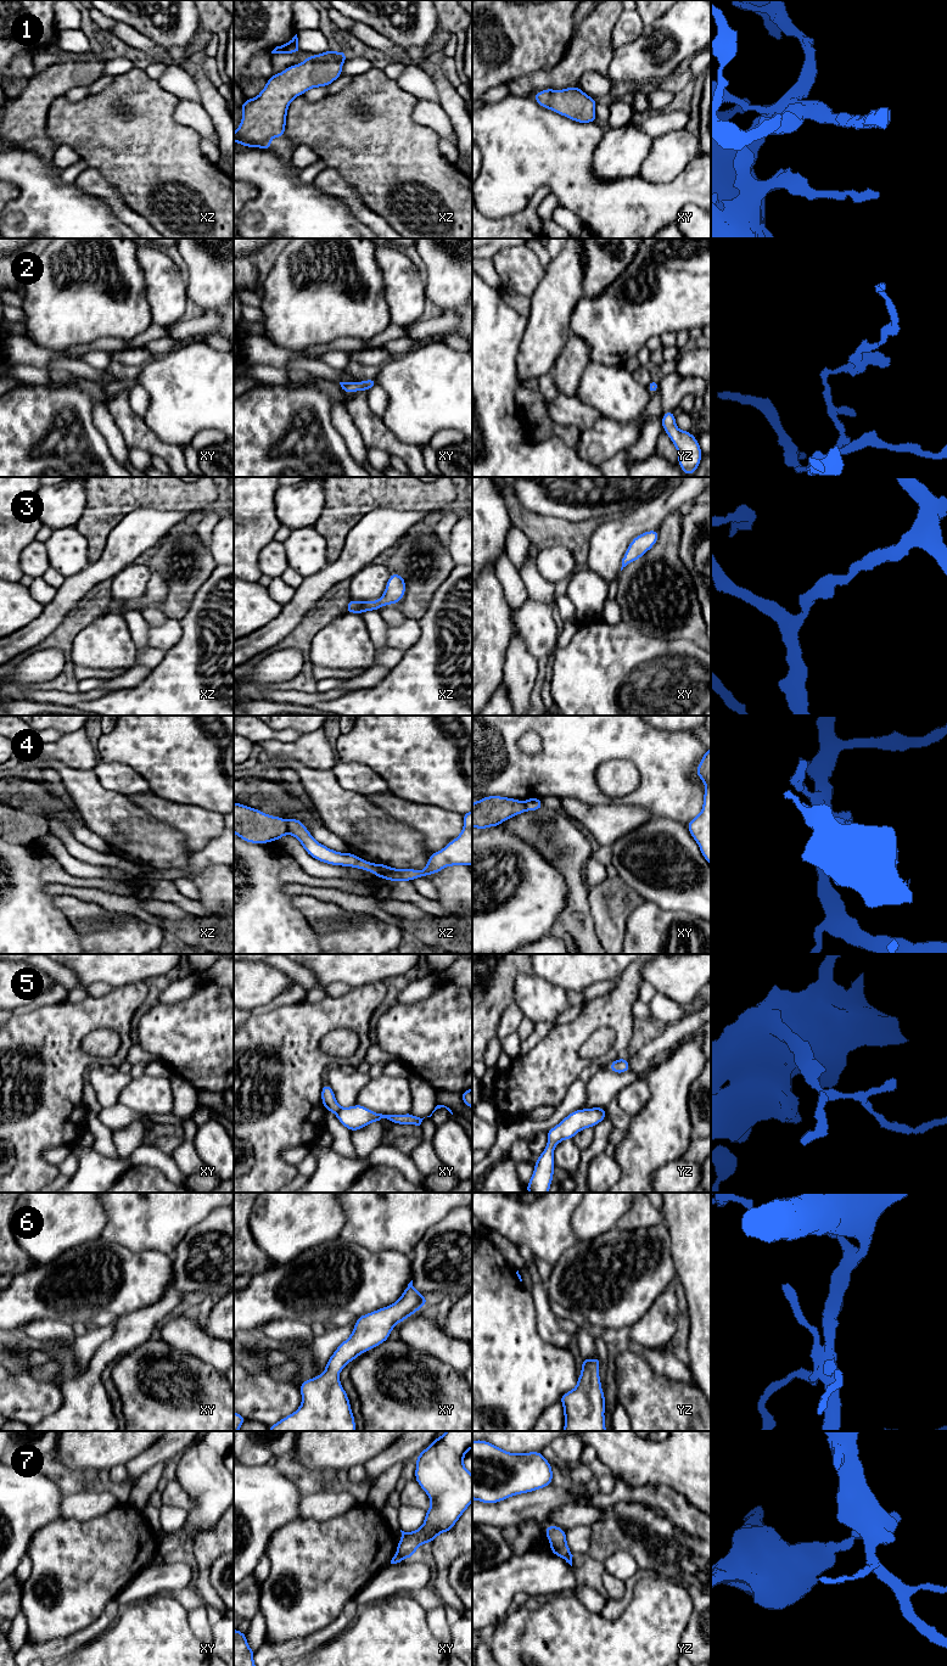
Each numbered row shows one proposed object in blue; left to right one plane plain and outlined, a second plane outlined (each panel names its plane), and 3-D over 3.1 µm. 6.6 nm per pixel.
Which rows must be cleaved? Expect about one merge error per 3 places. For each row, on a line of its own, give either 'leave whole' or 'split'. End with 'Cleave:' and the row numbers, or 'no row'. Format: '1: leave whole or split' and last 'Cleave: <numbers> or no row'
1: leave whole
2: leave whole
3: leave whole
4: split
5: split
6: leave whole
7: split
Cleave: 4, 5, 7

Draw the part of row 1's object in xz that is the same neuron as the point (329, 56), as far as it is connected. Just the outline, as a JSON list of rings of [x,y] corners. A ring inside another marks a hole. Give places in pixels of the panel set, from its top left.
[[[346,51],[306,57],[301,64],[292,64],[273,74],[256,99],[246,99],[240,106],[242,120],[234,133],[234,142],[246,147],[271,148],[271,138],[285,136],[290,102],[307,90],[327,86],[342,74]]]

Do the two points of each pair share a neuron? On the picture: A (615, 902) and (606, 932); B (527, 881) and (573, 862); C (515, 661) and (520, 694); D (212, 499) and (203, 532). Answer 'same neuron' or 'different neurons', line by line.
A: same neuron
B: different neurons
C: same neuron
D: different neurons

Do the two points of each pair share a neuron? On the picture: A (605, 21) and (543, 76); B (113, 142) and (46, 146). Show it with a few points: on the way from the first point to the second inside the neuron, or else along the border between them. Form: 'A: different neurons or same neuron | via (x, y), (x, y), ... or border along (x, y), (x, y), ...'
A: same neuron | via (592, 38), (592, 41), (560, 73)
B: different neurons | border along (46, 135), (59, 145)

